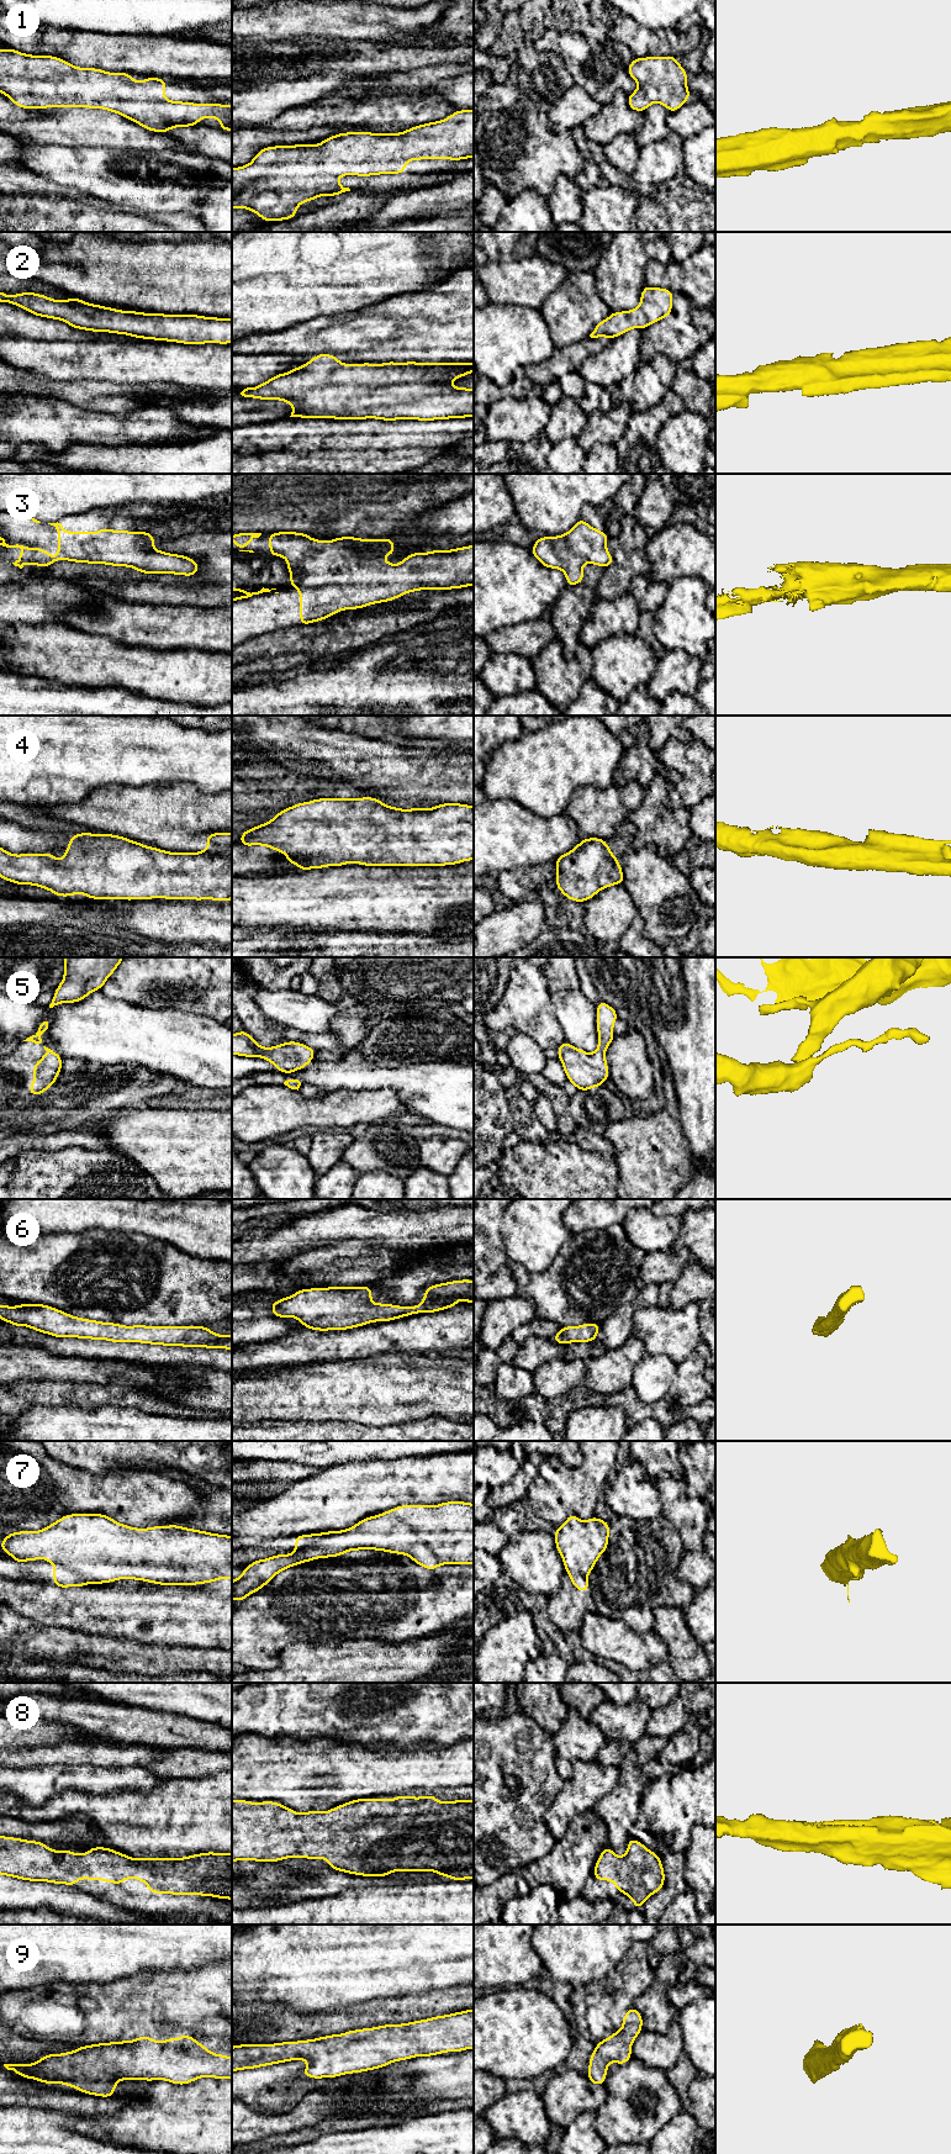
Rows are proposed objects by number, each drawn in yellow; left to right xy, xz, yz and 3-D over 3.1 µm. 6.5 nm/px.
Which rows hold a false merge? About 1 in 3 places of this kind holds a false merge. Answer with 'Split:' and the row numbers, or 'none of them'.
Split: 7

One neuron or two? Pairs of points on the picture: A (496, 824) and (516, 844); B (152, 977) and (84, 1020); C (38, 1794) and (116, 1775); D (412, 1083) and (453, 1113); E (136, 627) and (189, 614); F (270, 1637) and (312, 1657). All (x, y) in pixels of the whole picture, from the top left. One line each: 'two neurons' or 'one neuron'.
A: one neuron
B: two neurons
C: one neuron
D: one neuron
E: one neuron
F: two neurons

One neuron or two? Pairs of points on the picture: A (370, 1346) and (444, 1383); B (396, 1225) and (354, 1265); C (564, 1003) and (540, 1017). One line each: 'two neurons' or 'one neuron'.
A: two neurons
B: two neurons
C: two neurons

